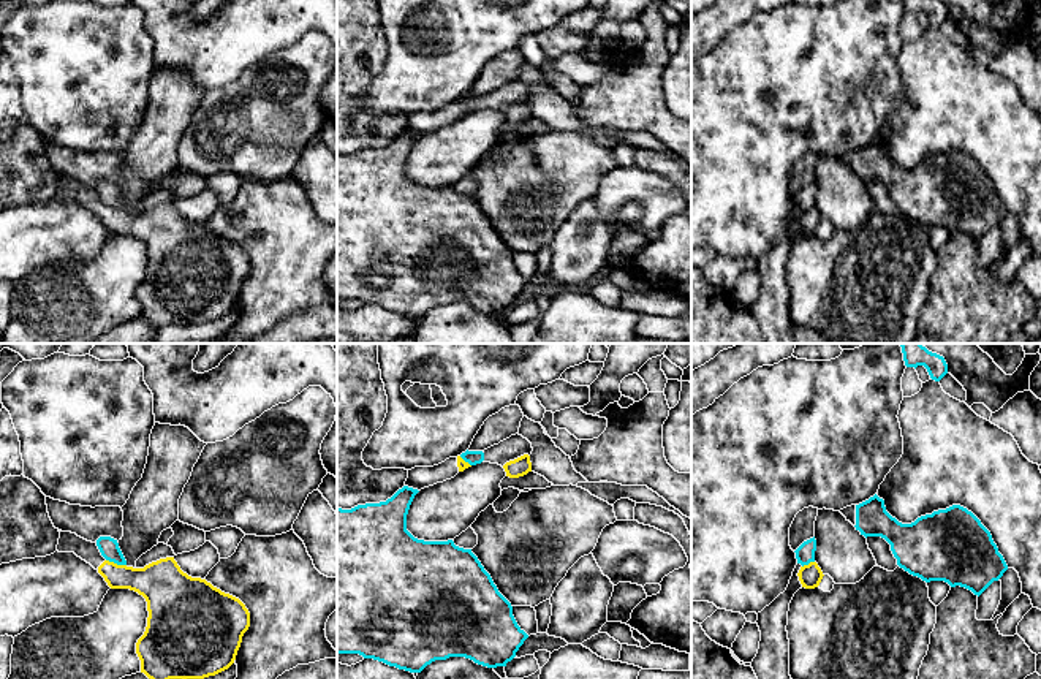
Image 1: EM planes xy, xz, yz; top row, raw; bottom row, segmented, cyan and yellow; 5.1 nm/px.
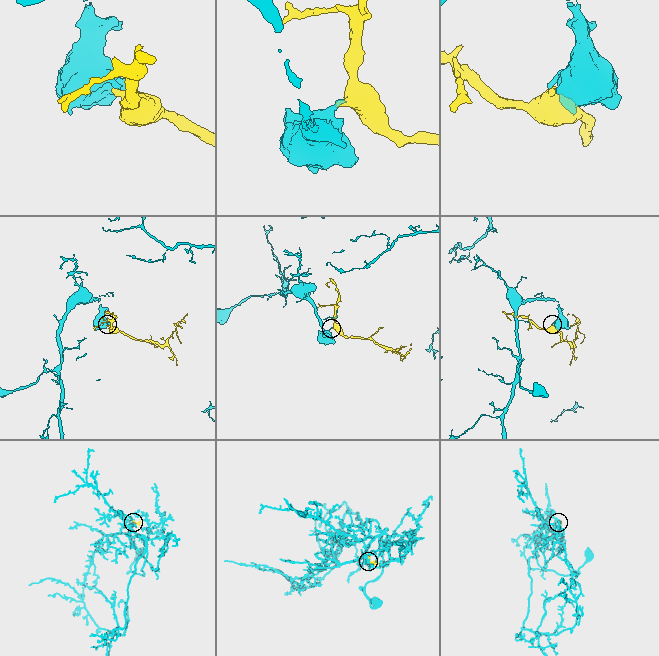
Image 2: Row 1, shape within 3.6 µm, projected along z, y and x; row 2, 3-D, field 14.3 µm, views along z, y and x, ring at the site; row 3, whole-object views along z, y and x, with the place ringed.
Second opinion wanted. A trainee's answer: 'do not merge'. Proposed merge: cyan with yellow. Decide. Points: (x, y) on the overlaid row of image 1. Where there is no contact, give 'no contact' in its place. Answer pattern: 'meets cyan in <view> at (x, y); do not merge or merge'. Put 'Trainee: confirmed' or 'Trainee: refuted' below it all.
meets cyan in xy at (116, 562); do not merge
Trainee: confirmed

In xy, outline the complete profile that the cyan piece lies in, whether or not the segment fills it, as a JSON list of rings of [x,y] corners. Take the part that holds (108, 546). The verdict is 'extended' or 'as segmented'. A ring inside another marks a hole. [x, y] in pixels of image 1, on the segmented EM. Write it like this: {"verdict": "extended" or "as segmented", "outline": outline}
{"verdict": "as segmented", "outline": [[[100,537],[97,540],[97,546],[106,560],[114,562],[117,565],[127,565],[127,560],[119,548],[117,540],[111,537]]]}

